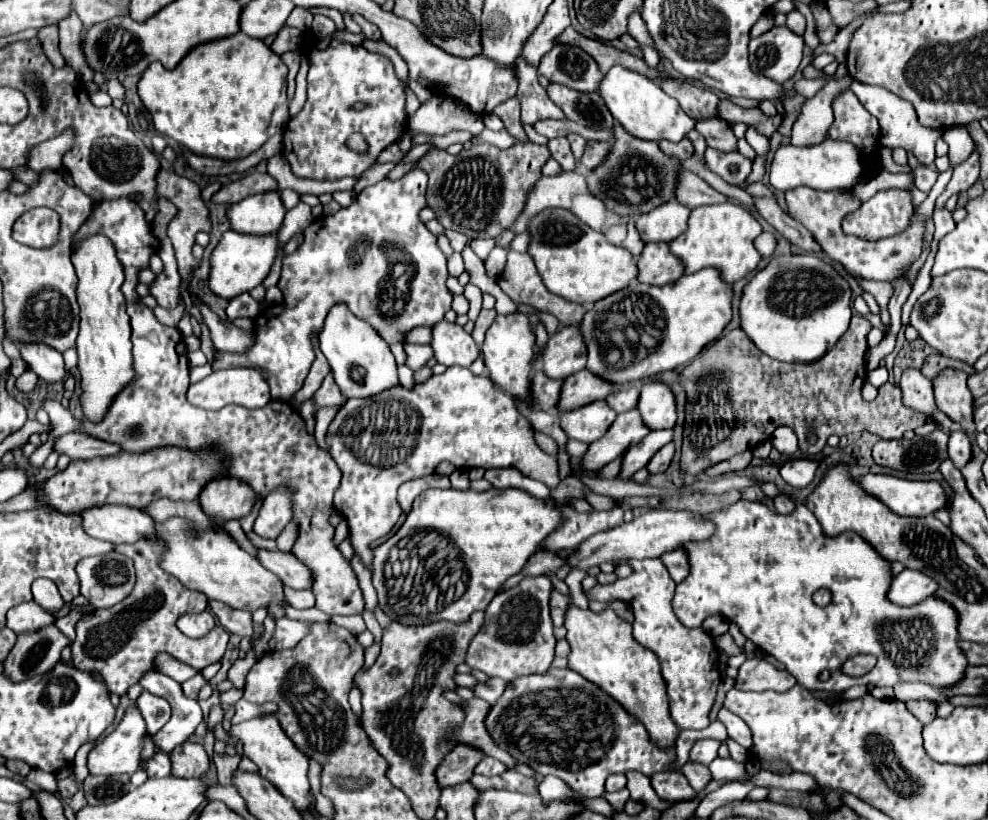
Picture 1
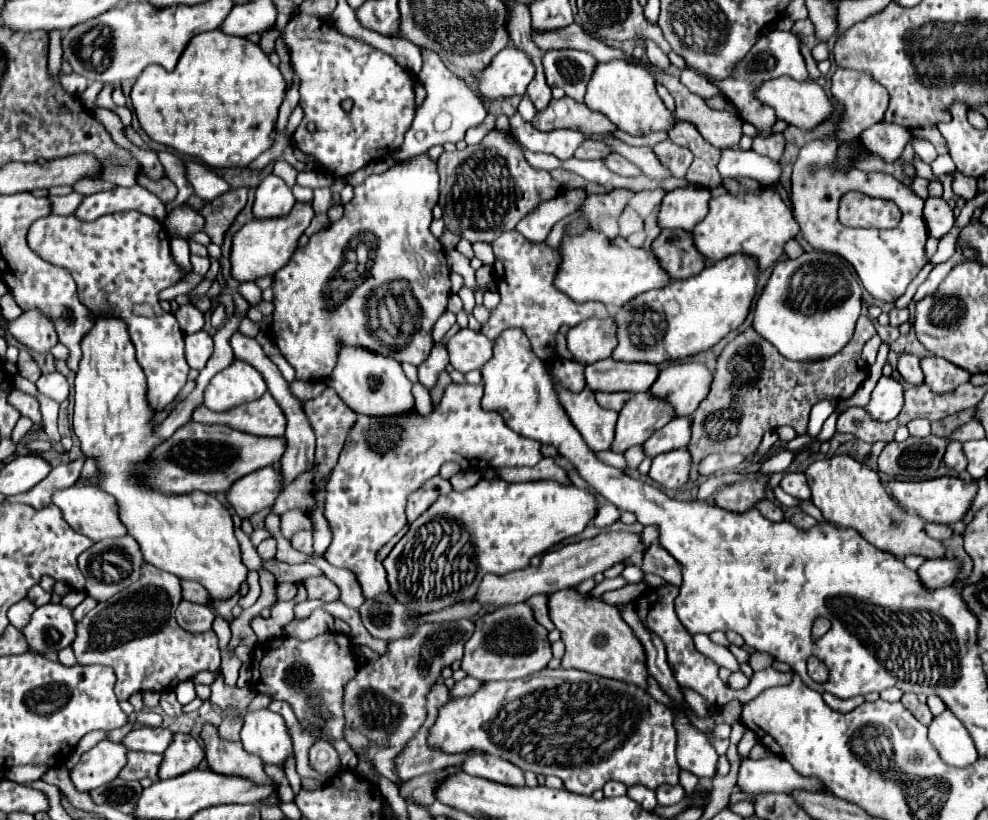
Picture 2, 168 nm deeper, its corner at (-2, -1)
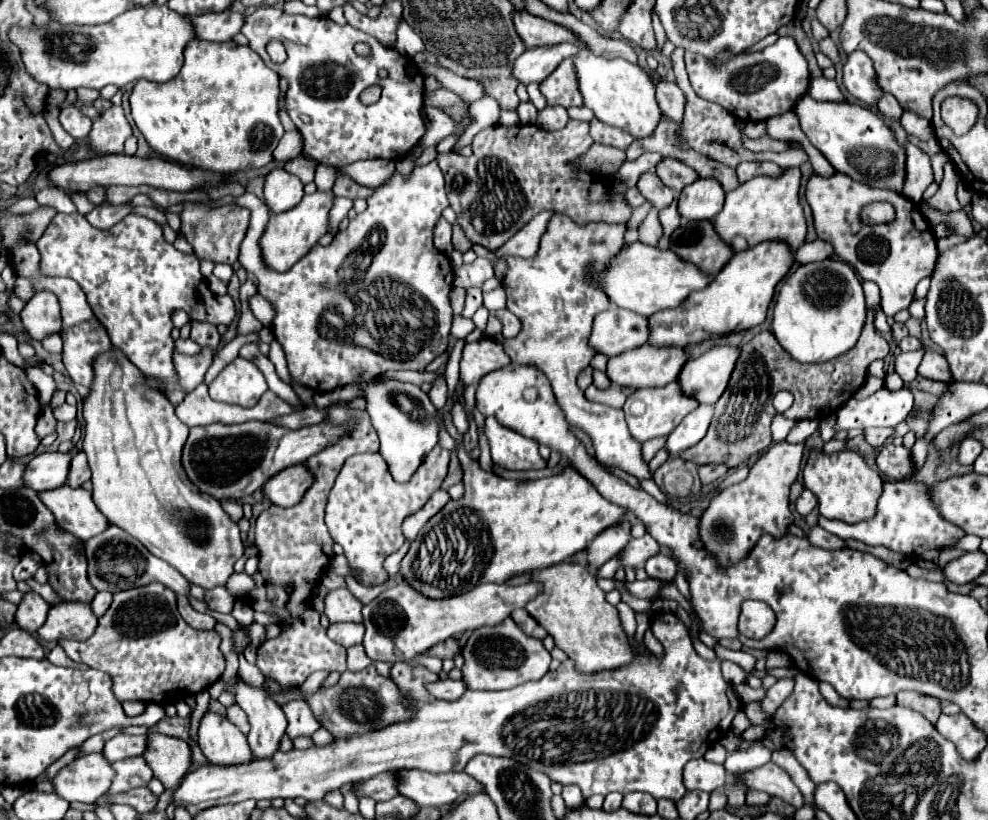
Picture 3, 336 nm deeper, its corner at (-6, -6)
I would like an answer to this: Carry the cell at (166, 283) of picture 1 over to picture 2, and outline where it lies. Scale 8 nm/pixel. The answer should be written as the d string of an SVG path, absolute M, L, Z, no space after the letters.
M181 306L175 316L177 316L177 322L179 322L183 334L199 332L205 324L205 314L201 310L197 310L195 306Z

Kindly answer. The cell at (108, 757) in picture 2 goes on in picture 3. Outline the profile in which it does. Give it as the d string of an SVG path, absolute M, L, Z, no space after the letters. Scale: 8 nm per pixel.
M89 753L63 767L53 779L53 787L55 793L69 803L95 803L109 791L113 775L115 769L103 757L103 753Z

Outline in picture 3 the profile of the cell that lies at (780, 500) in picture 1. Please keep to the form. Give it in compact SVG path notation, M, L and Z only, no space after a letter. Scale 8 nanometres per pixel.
M815 525L807 531L807 539L811 541L811 545L823 547L823 549L841 549L841 547L845 547L845 543L837 535L821 529L819 525Z

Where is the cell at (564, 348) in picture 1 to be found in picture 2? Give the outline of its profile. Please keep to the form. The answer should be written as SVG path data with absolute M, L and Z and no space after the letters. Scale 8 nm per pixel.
M589 318L567 334L567 346L577 362L593 364L609 358L617 346L617 324L609 318Z

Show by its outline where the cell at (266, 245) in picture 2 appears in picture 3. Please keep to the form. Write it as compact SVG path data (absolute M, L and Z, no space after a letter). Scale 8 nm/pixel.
M315 191L313 195L305 195L301 199L301 203L297 207L293 207L291 211L285 211L281 215L271 215L271 219L261 235L261 241L259 241L261 257L271 271L285 273L305 253L309 253L309 249L327 233L327 229L329 229L327 215L329 215L331 203L333 203L333 193Z

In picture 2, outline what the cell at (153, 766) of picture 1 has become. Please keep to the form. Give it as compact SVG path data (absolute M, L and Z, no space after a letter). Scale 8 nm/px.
M129 752L127 764L119 772L119 778L123 778L123 780L143 780L143 778L157 780L157 770L159 770L161 760L163 760L161 754Z

